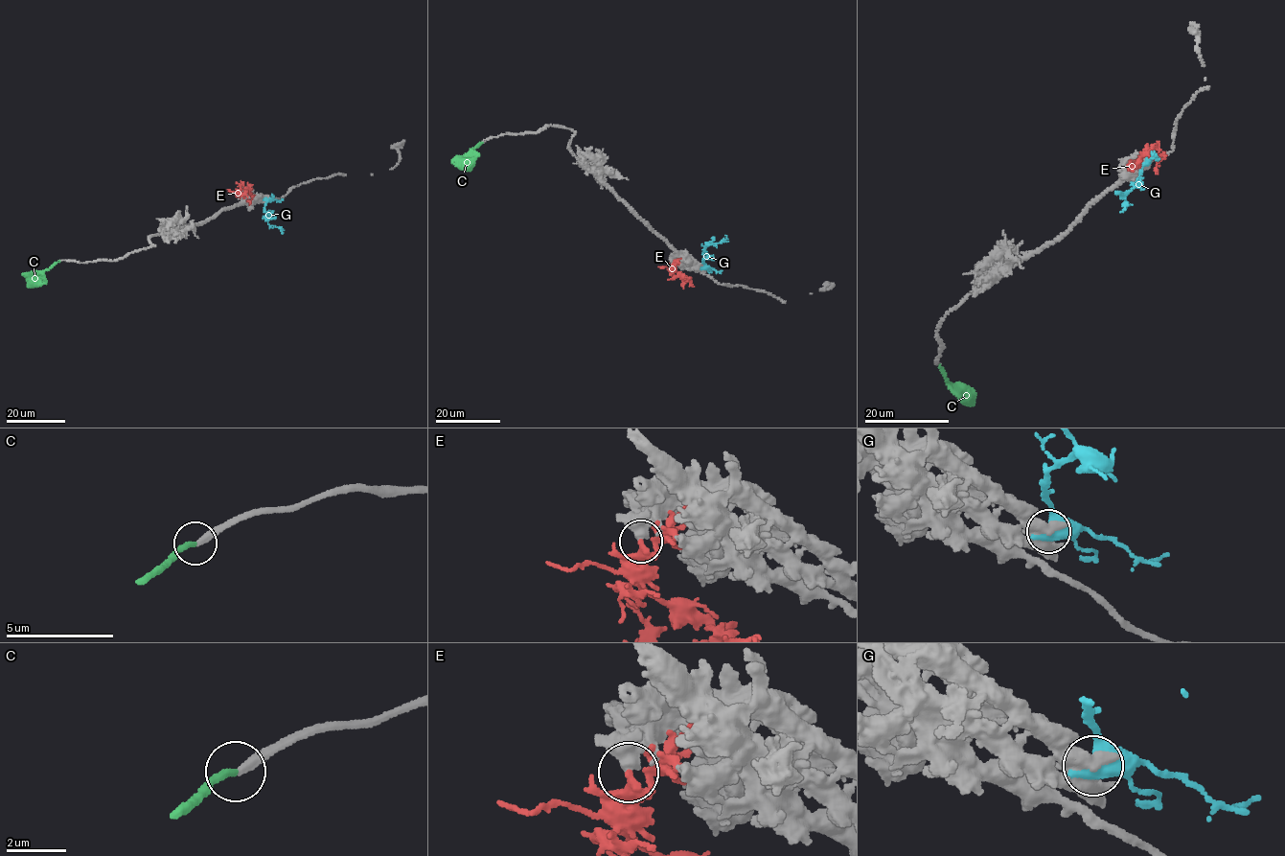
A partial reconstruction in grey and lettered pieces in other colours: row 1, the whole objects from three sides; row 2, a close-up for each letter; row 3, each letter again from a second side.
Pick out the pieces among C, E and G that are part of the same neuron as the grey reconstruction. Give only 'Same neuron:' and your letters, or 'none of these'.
Same neuron: C

